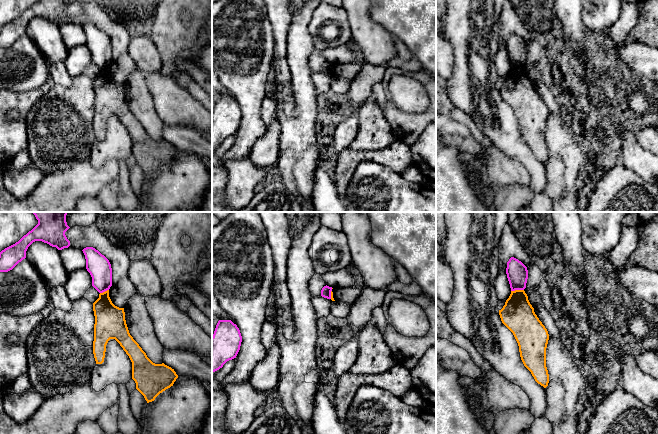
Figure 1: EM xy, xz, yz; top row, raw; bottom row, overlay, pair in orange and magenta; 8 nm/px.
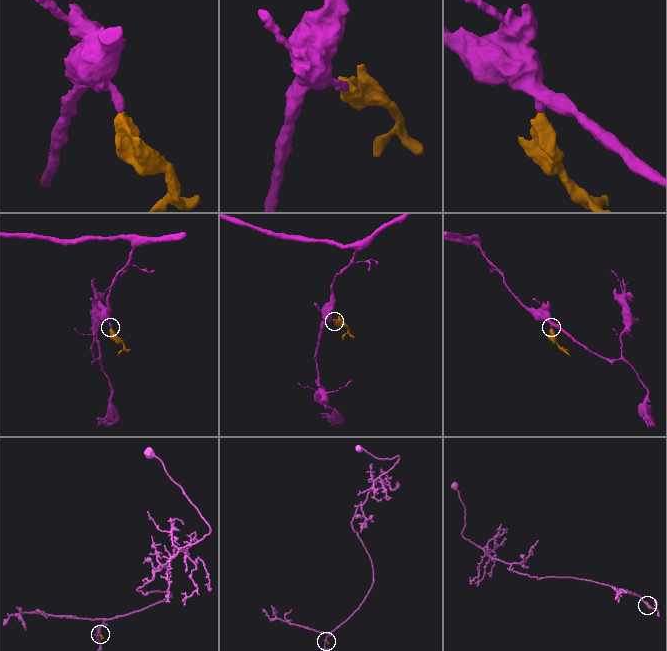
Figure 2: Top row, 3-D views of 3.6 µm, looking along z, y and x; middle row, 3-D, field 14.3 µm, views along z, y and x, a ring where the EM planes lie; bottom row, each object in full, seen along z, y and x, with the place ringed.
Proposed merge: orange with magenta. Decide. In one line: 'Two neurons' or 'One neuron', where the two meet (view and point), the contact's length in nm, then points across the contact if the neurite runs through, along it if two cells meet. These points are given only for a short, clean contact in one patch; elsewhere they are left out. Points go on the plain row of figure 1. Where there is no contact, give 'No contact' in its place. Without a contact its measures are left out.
Two neurons. Touches orange at yz (517, 66). Shared border 110 nm. Boundary: yz (523, 65), (511, 67)

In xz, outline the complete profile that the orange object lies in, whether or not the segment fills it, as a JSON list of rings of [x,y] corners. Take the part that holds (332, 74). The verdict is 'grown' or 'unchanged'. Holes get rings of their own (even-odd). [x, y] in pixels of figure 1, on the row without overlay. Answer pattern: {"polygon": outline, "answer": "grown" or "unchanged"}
{"polygon": [[[351,40],[351,49],[355,55],[355,61],[351,63],[334,63],[331,67],[332,77],[340,77],[351,82],[359,73],[364,62],[363,53],[353,40]]], "answer": "grown"}

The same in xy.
{"polygon": [[[96,0],[71,3],[65,11],[70,17],[69,23],[79,26],[93,23],[109,36],[112,44],[112,62],[100,69],[93,79],[93,130],[96,140],[104,138],[106,121],[110,115],[115,115],[132,138],[132,155],[136,165],[147,179],[154,177],[160,169],[173,162],[178,151],[164,139],[153,139],[129,109],[124,83],[137,67],[128,53],[131,36],[127,28],[112,19]]], "answer": "grown"}

